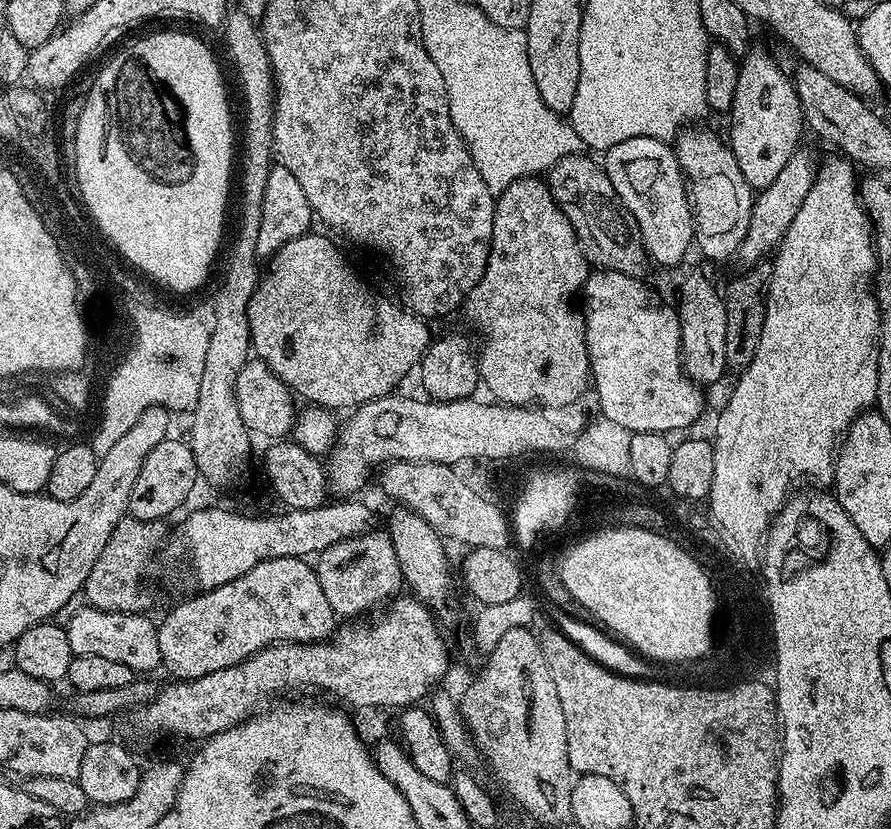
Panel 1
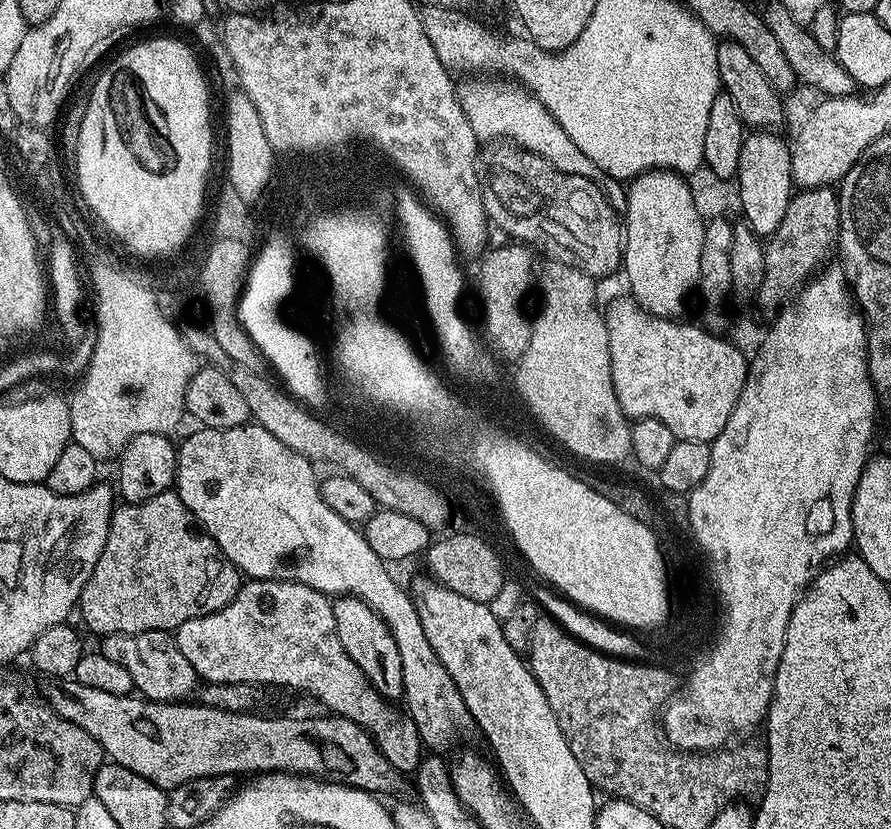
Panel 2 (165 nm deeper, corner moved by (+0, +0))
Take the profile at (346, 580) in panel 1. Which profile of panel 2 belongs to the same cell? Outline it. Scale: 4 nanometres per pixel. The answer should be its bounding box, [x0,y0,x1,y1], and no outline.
[332,596,404,702]

